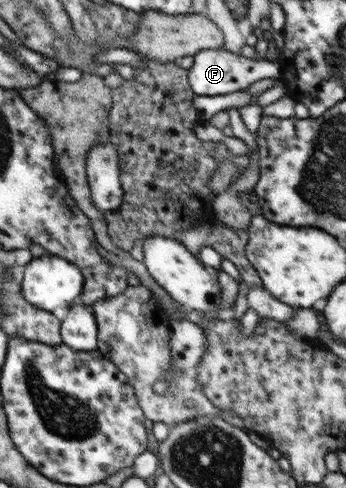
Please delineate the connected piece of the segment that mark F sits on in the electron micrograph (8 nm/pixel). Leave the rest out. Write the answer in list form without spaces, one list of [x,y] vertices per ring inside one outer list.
[[[223,47],[218,49],[204,49],[193,55],[194,62],[189,71],[189,84],[196,96],[228,95],[235,91],[245,90],[260,79],[280,79],[281,69],[277,61],[268,59],[253,60],[226,51]]]

